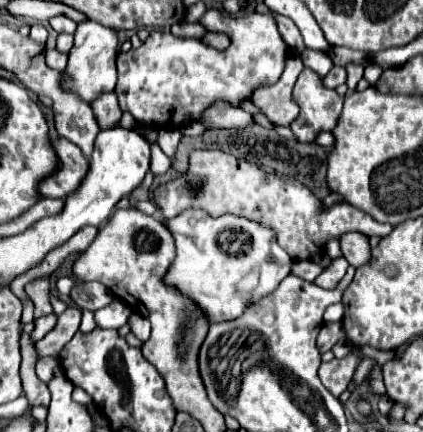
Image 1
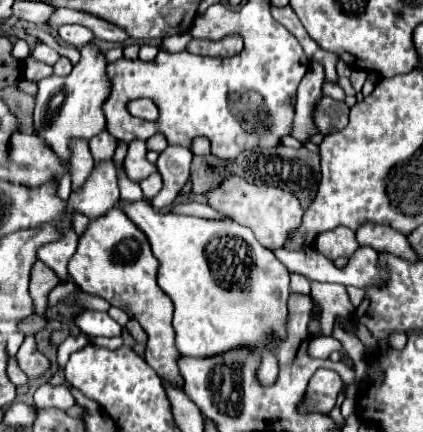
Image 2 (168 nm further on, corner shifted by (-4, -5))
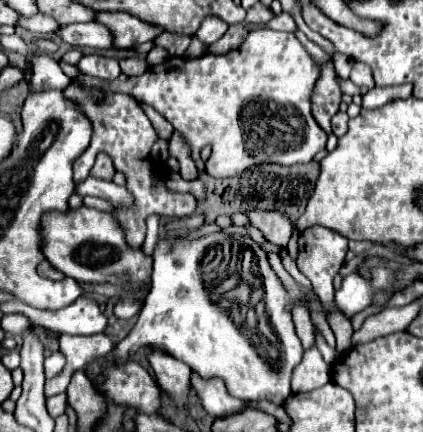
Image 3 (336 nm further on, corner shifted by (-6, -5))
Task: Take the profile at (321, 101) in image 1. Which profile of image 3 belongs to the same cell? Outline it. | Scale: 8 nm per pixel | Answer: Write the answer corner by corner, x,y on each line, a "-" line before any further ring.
336,112
332,116
332,132
340,138
340,136
344,136
346,128
348,128
348,114
346,112

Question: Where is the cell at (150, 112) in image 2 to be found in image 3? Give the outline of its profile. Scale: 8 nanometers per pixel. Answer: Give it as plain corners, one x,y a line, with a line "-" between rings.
70,82
70,86
64,90
64,94
68,98
74,98
80,104
80,108
84,110
84,114
94,124
92,142
74,164
90,164
98,152
106,152
112,158
116,170
126,174
126,178
128,178
126,188
136,196
136,204
132,208
122,208
116,212
116,220
126,230
126,238
132,248
138,248
144,242
146,218
150,214
176,216
176,218
194,214
196,198
192,194
168,192
164,186
166,172
160,170
160,166
154,160
150,160
150,148
158,138
156,138
156,132
154,132
148,116
144,114
142,106
136,98
132,98
128,94
104,94
104,98
100,98
100,102
96,104
96,100
92,100
92,96
88,96
84,90
80,92
80,88
74,82

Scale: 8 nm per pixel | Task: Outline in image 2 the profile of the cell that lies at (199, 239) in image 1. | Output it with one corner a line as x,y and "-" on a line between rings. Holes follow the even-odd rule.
118,200
122,212
146,234
152,254
158,260
158,286
160,290
172,300
174,304
174,318
172,326
176,332
176,348
182,352
182,356
192,358
212,358
220,356
224,352
236,350
236,348
250,348
260,356
258,366
258,382
262,386
272,386
278,378
278,358
272,348
270,338
284,338
286,334
286,320
288,320
288,296
290,296
290,272
286,266
268,250
264,248
250,228
240,226
232,220
204,220
196,216
182,216
182,214
164,214
152,210
152,206
146,200
136,202
124,202
-
246,272
246,286
238,288
232,282
218,282
216,274
226,278
226,274
240,274

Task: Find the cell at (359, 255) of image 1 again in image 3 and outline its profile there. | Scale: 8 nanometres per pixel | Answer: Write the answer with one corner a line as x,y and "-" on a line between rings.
324,226
308,228
298,240
298,268
312,282
314,292
324,306
332,304
332,280
344,264
348,252
348,238

